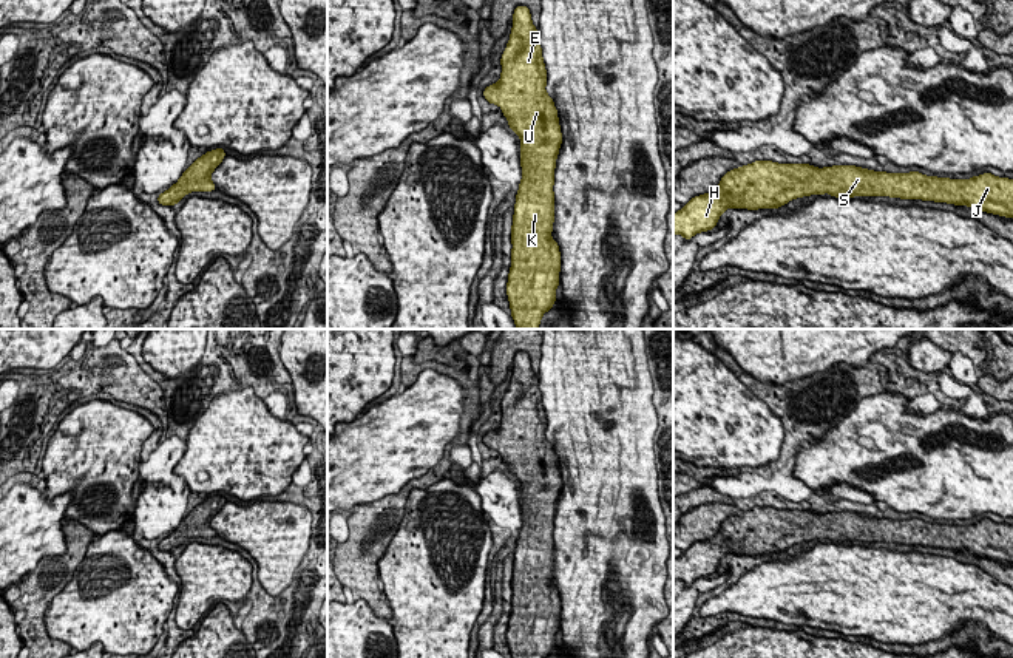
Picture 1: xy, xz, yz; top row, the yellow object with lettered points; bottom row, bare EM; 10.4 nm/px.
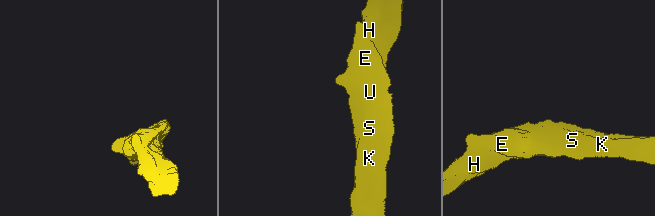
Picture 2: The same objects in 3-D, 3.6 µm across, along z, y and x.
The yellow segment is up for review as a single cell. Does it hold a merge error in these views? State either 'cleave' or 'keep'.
keep

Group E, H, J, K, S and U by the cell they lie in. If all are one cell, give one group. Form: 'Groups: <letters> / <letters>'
Groups: E H J K S U

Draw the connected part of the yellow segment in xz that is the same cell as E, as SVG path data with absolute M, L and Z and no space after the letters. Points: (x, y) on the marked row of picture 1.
M528 6L514 9L500 65L500 80L485 88L483 97L502 110L508 127L520 137L522 151L506 295L516 327L537 329L542 315L553 309L561 281L561 252L551 230L562 133L554 102L545 91L548 76Z

